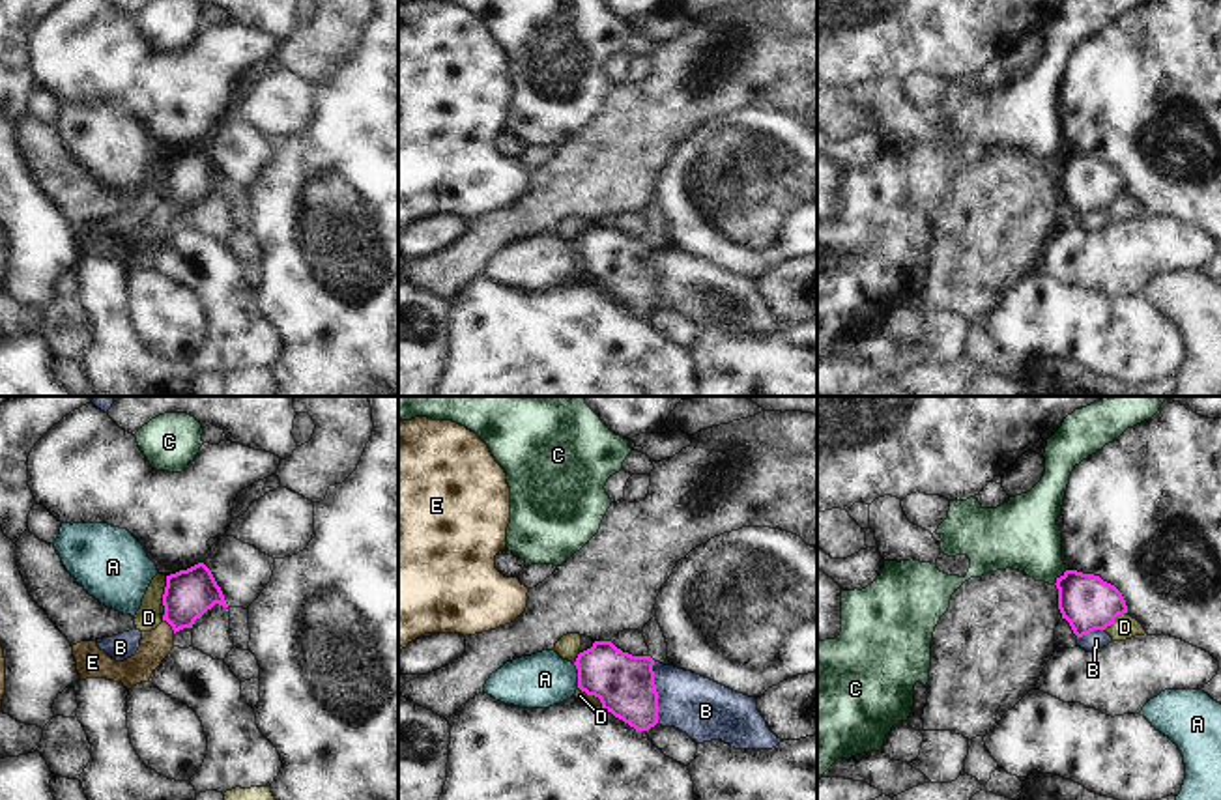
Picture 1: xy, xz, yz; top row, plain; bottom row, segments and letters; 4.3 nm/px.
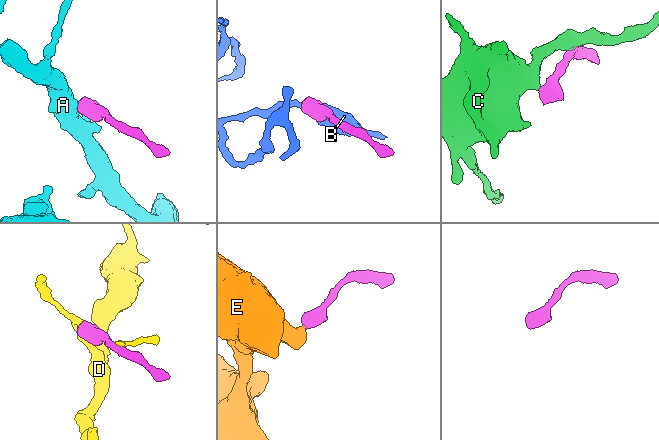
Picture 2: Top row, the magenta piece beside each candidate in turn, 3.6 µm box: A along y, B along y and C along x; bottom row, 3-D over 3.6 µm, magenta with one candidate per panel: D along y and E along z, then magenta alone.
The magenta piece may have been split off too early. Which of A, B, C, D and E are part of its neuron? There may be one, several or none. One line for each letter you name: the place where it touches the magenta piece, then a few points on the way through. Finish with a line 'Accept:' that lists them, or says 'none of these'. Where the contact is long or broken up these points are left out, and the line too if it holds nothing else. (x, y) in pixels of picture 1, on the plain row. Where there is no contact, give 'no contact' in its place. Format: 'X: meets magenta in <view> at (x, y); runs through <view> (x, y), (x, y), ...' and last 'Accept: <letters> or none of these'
E: meets magenta in xy at (171, 206); runs through xy (189, 174), (171, 206), (156, 227)
Accept: E

